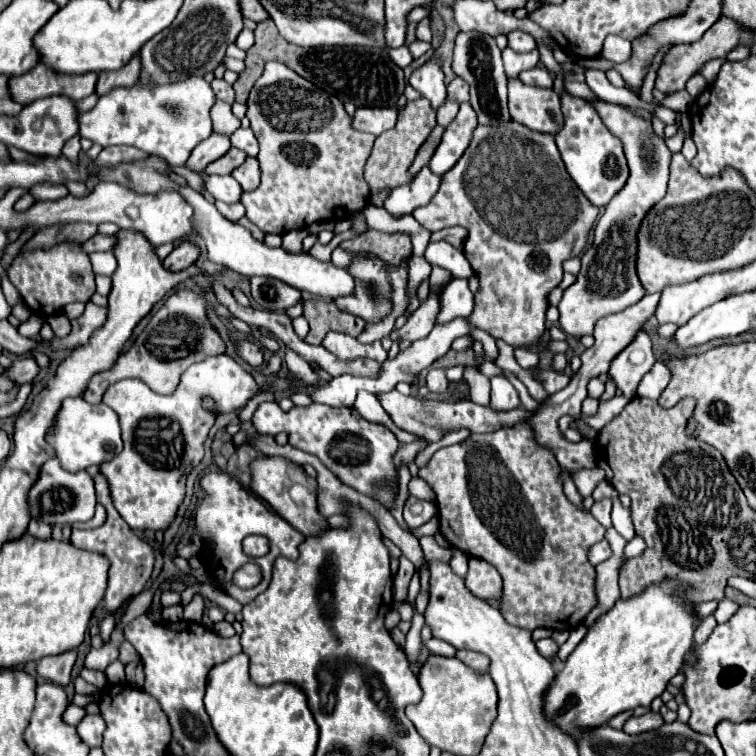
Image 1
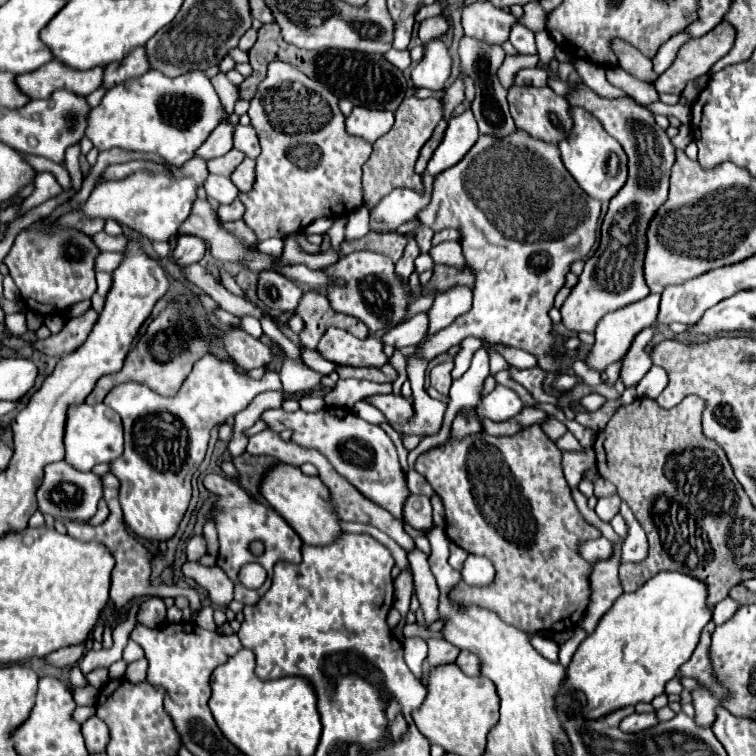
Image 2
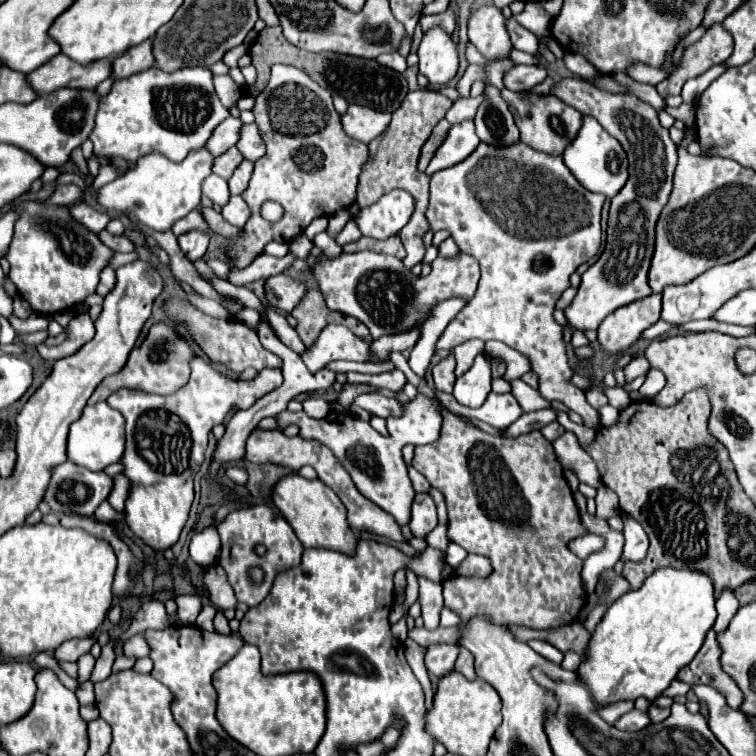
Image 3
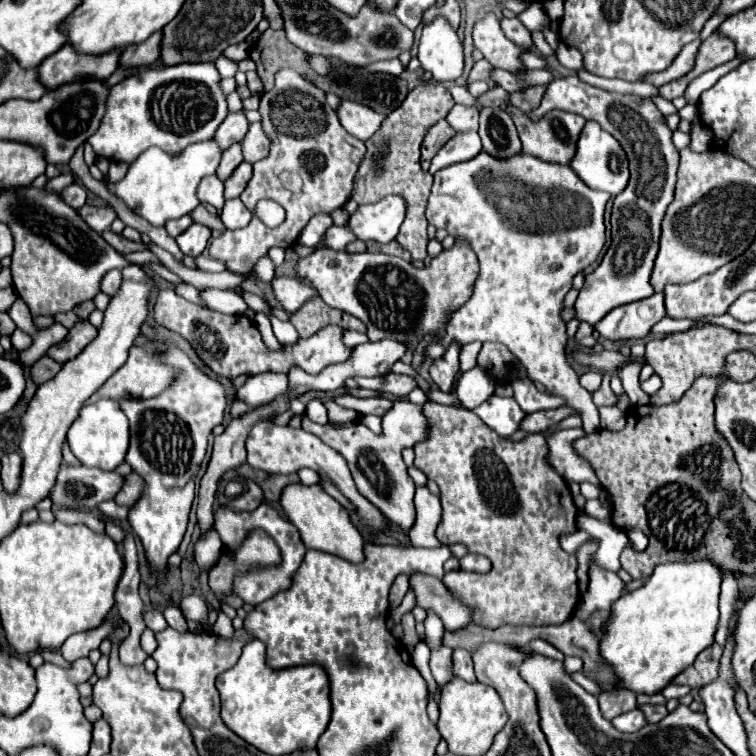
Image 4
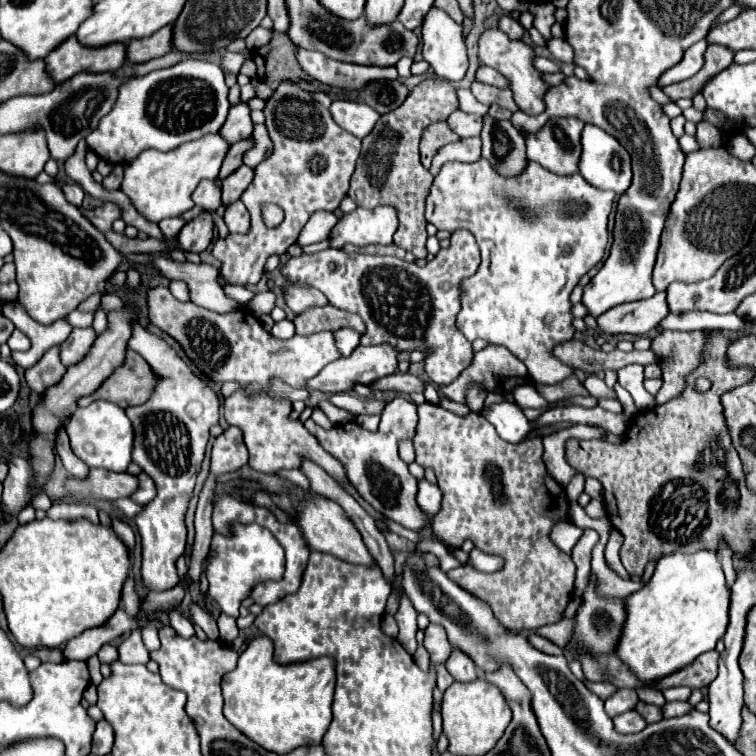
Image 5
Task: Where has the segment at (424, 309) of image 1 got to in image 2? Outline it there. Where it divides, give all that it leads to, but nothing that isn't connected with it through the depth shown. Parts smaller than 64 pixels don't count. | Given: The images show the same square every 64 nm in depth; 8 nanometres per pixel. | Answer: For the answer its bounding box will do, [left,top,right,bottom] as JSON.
[382,312,428,348]

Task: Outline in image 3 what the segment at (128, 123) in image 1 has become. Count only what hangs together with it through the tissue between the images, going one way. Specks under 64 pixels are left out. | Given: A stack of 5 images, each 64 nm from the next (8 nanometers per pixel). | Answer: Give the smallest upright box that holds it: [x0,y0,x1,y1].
[89,68,230,162]

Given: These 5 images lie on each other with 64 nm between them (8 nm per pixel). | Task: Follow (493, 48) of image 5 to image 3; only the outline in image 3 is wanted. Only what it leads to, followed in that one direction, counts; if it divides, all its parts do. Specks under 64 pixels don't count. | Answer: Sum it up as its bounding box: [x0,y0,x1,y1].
[468,6,512,58]

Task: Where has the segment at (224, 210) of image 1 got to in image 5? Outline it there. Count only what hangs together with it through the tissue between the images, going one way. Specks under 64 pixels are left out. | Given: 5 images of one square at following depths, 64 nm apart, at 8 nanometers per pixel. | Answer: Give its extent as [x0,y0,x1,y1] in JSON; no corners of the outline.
[224,200,250,232]

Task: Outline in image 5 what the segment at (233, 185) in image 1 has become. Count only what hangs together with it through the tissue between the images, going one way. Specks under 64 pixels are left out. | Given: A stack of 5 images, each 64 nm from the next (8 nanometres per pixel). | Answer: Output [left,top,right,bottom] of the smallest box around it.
[192,180,222,210]

